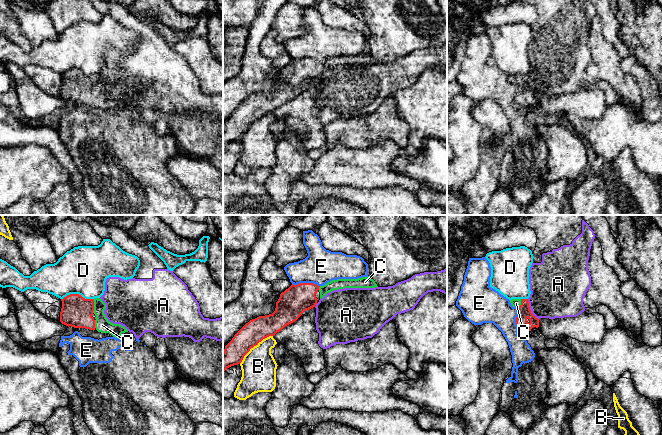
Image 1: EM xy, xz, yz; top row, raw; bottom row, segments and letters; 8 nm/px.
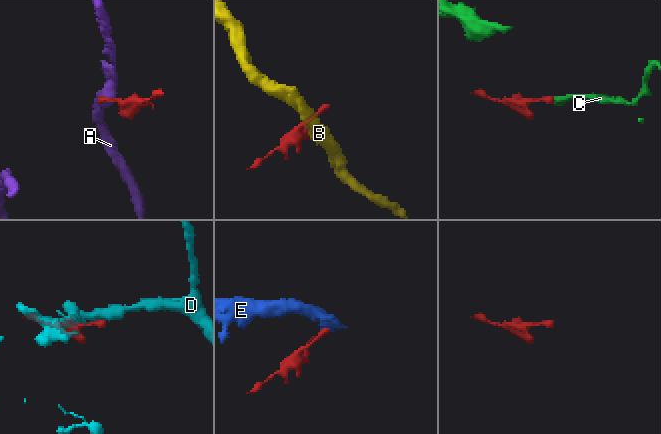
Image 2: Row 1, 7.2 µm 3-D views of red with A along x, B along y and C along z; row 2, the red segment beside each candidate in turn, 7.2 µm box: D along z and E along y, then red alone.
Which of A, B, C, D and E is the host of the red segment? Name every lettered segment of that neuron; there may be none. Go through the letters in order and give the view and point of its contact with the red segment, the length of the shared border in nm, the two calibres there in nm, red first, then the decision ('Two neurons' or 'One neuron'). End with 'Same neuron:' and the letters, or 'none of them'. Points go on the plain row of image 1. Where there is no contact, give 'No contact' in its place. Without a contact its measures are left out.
A: Touches red at yz (529, 85). Shared border 190 nm. Thickness 110 nm (red) against 400 nm. Two neurons
B: Touches red at xz (254, 121). Shared border 360 nm. Thickness 190 nm (red) against 280 nm. Two neurons
C: Touches red at xy (93, 82). Shared border 110 nm. Thickness 240 nm (red) against 120 nm. One neuron
D: Touches red at xy (77, 70). Shared border 260 nm. Thickness 240 nm (red) against 400 nm. Two neurons
E: Touches red at xz (306, 59). Shared border 220 nm. Thickness 220 nm (red) against 280 nm. Two neurons
Same neuron: C

